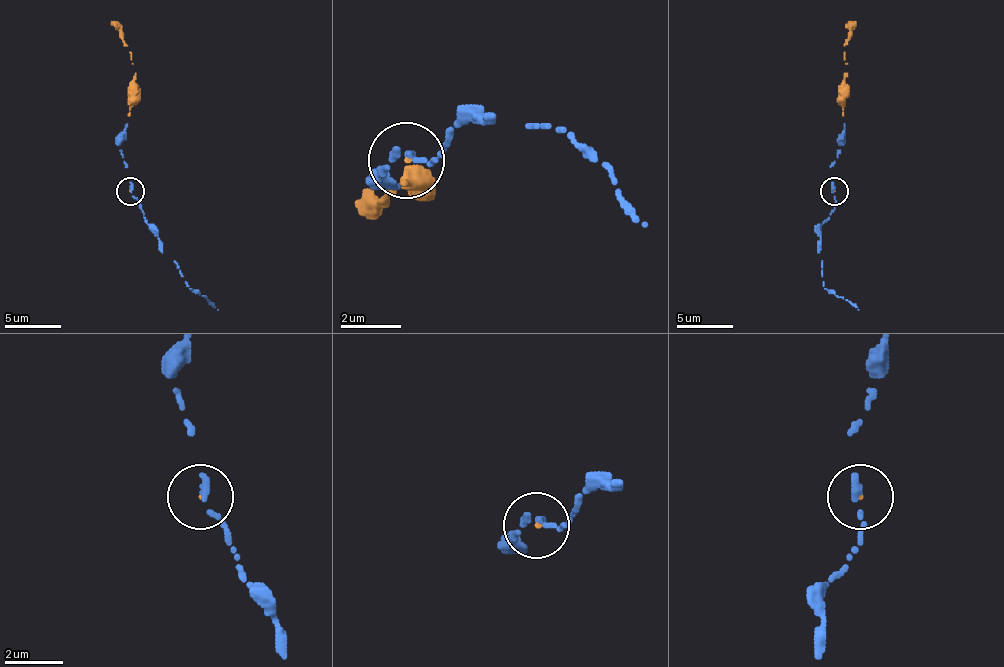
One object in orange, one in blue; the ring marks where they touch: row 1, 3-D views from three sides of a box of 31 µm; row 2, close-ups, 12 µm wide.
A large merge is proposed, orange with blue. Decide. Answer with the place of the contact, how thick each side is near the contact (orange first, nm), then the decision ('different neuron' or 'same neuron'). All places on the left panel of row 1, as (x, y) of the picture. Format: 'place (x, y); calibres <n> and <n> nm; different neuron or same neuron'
place (130, 191); calibres 70 and 320 nm; same neuron

